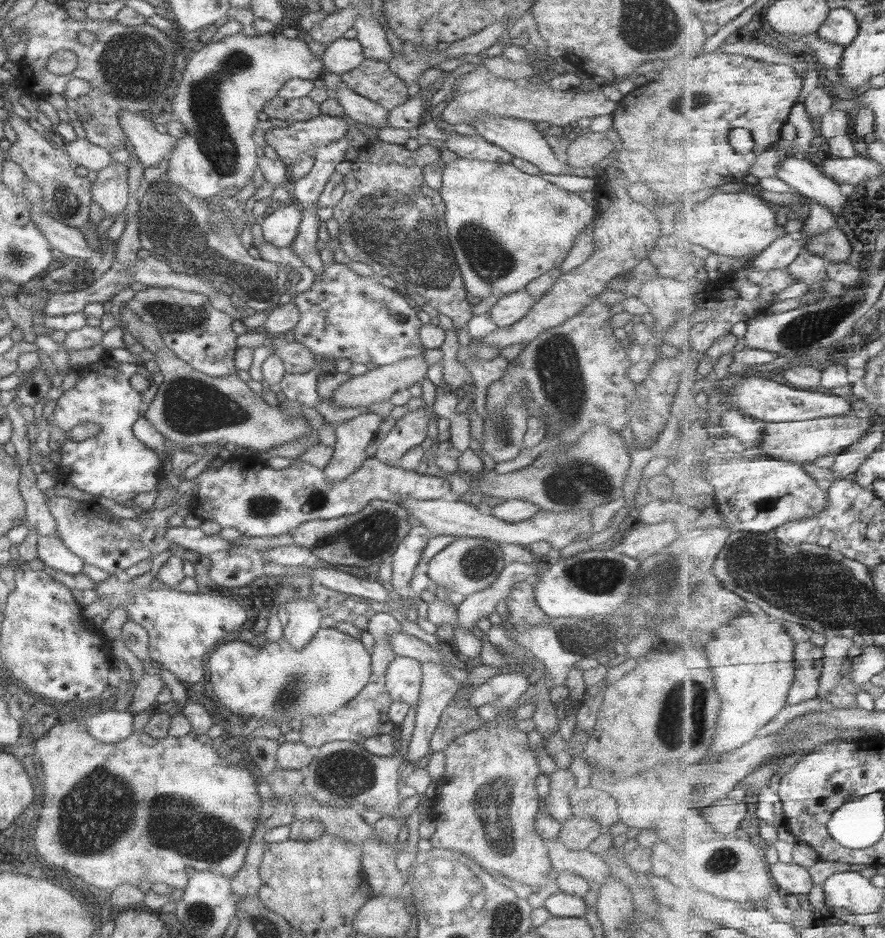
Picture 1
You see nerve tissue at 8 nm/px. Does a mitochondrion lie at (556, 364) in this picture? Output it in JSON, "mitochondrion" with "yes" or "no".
{"mitochondrion":"yes"}

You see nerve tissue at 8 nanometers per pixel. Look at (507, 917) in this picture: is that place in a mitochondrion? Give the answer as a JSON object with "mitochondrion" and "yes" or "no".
{"mitochondrion":"yes"}

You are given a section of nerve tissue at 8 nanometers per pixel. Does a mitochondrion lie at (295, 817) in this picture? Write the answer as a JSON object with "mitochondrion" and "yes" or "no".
{"mitochondrion":"no"}

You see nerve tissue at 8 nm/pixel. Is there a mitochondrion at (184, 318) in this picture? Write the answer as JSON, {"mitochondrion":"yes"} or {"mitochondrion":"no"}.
{"mitochondrion":"yes"}

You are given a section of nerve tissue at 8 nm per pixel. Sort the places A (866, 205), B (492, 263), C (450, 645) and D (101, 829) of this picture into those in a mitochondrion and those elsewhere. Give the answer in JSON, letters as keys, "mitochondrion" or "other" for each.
{"A":"other","B":"mitochondrion","C":"other","D":"mitochondrion"}

